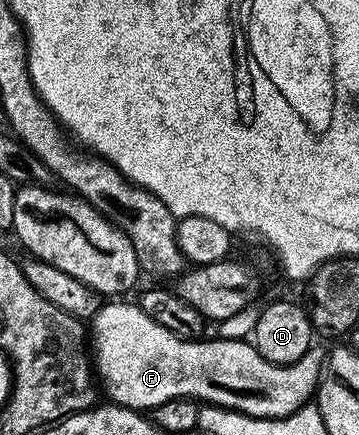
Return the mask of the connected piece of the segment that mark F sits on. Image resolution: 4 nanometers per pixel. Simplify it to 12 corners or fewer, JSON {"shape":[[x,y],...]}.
{"shape":[[136,303],[91,321],[110,401],[185,398],[261,419],[314,399],[326,353],[267,362],[184,340]]}

